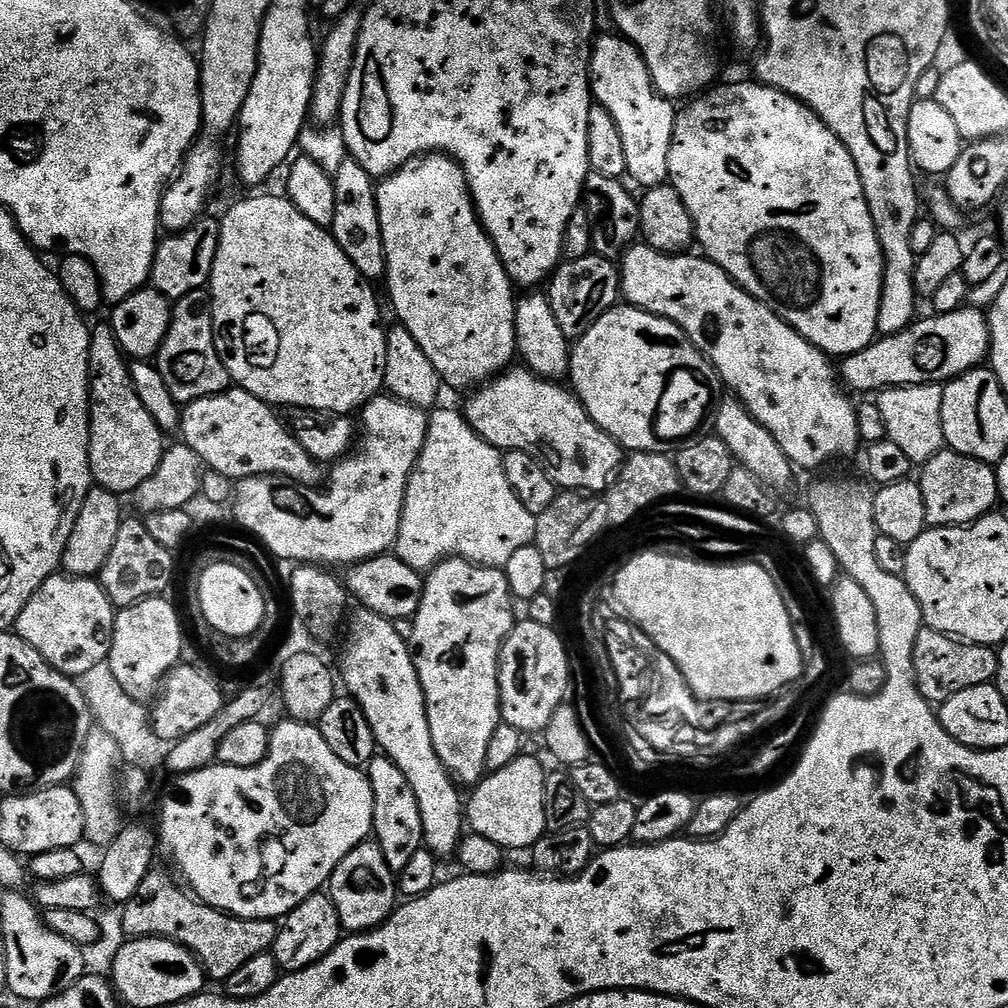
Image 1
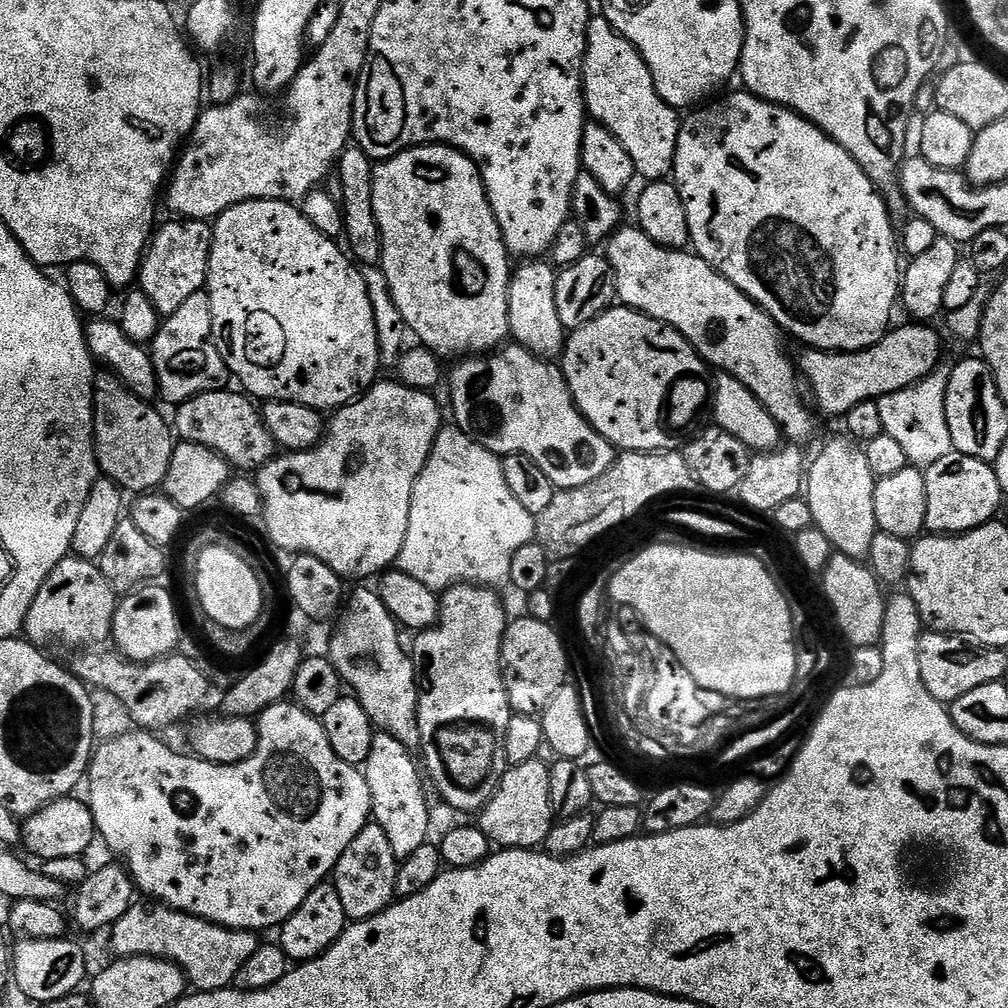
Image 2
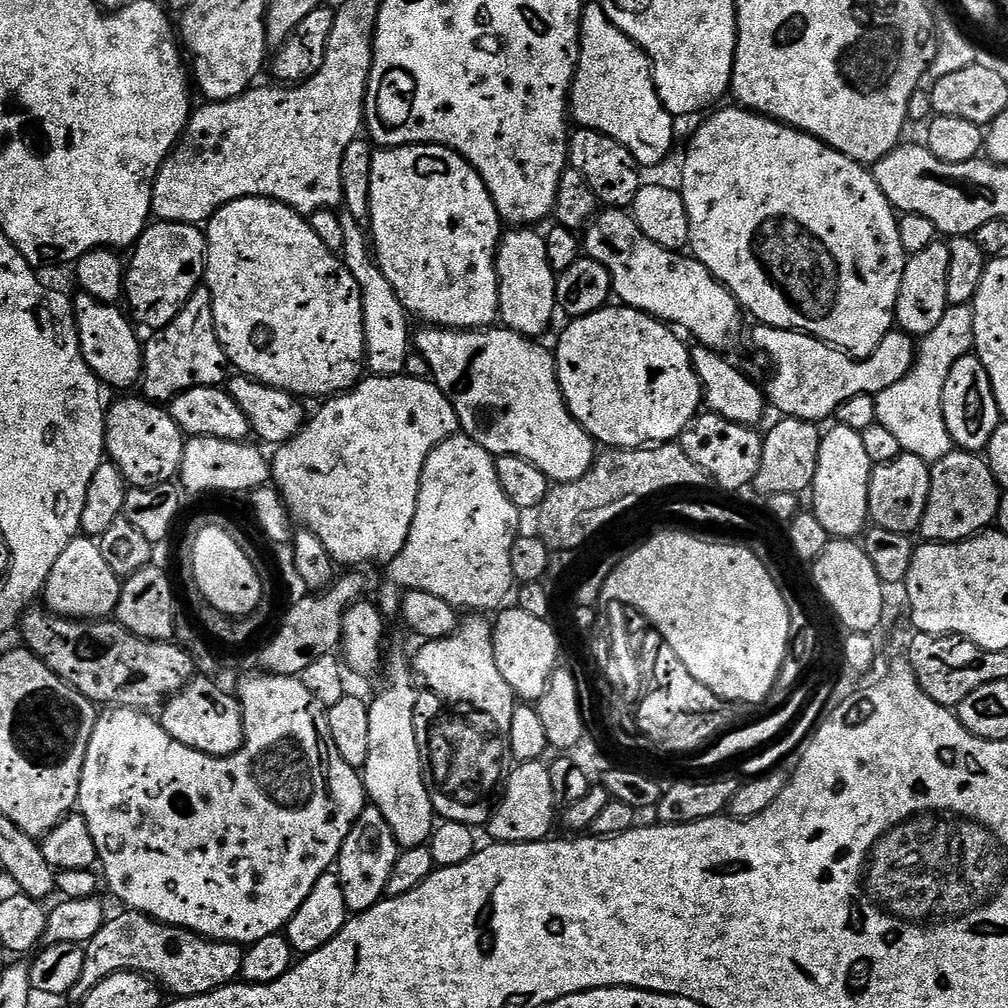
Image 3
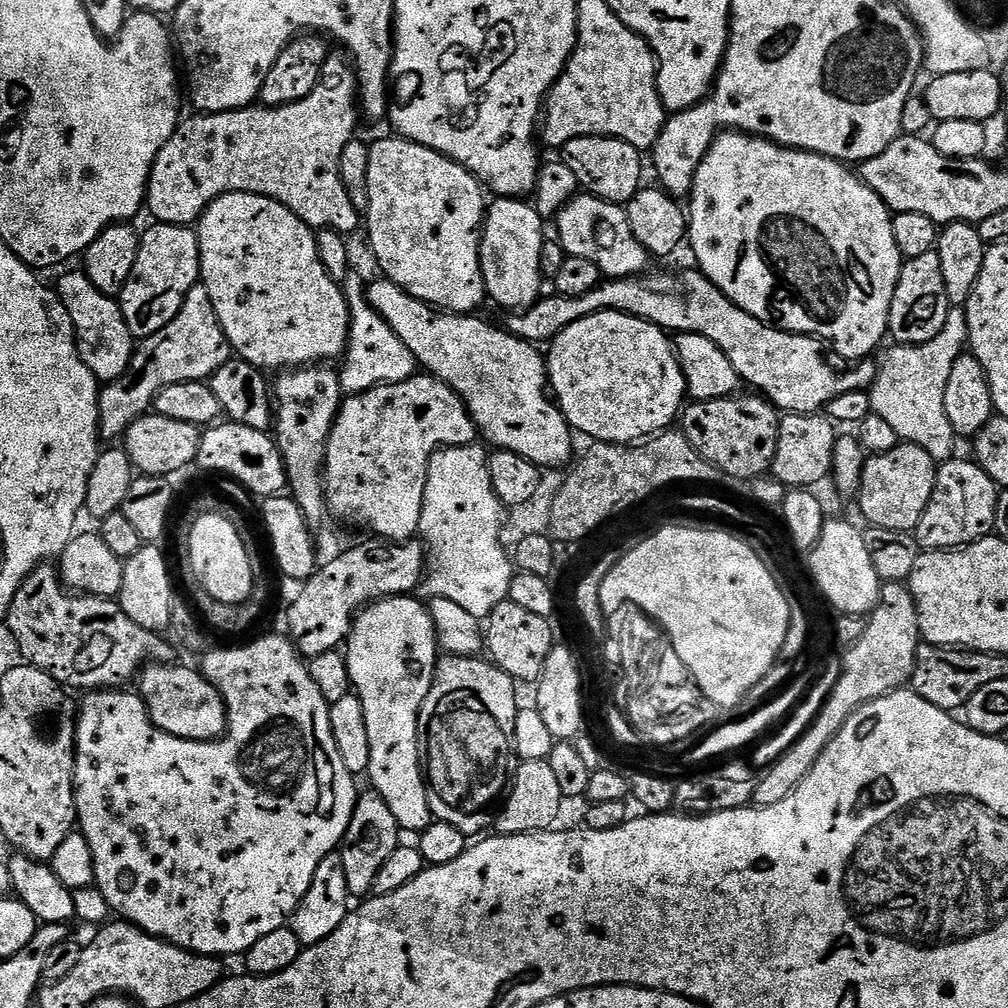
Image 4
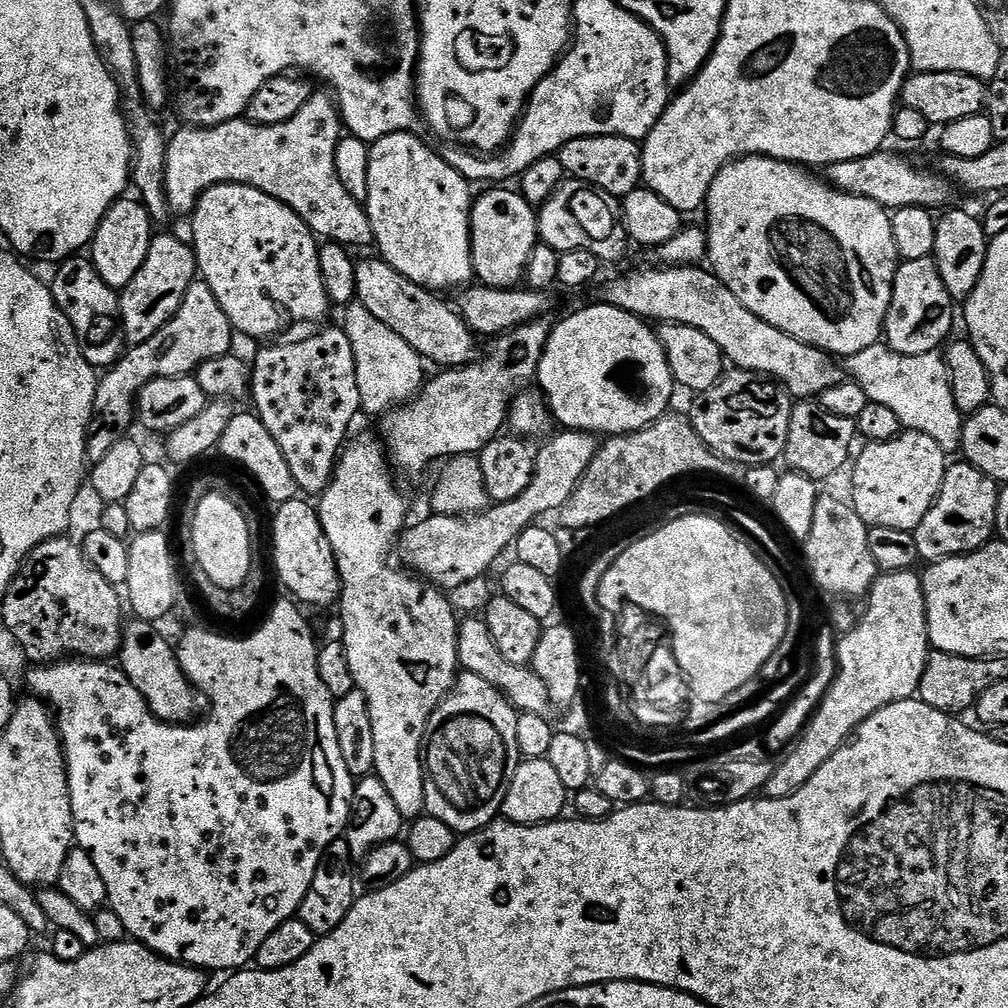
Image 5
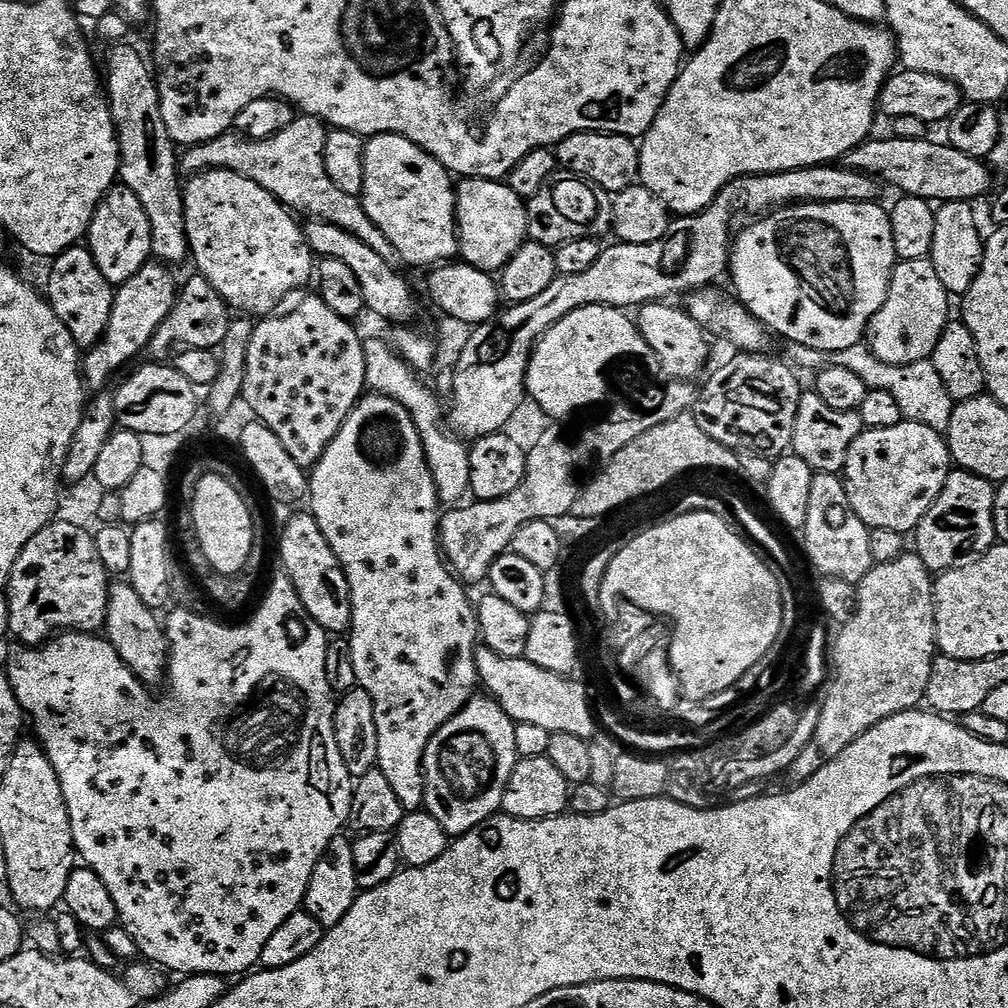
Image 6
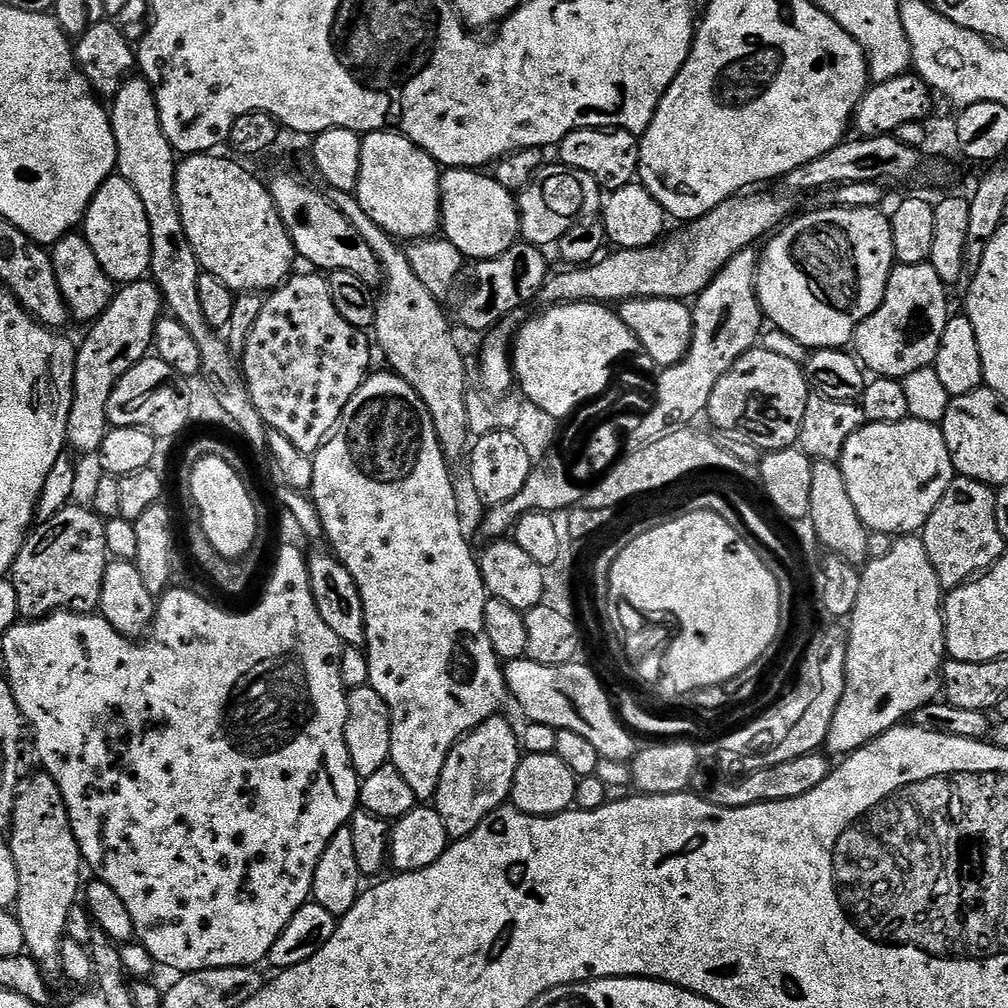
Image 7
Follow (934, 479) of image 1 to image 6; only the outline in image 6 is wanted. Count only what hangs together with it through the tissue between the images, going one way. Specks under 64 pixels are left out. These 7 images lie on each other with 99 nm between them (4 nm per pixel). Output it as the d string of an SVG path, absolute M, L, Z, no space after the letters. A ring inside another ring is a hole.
M954 470L942 486L942 494L926 510L922 522L917 526L915 555L922 558L929 572L939 574L952 568L970 566L981 560L997 543L994 506L996 505L997 485L973 472Z

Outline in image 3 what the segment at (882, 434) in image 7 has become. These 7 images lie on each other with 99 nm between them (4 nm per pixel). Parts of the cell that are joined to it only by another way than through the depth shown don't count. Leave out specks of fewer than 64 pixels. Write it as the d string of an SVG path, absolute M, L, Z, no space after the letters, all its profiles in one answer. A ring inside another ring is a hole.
M901 454L894 462L875 465L870 478L868 518L875 527L894 530L894 534L912 534L919 529L930 498L932 470L922 458Z

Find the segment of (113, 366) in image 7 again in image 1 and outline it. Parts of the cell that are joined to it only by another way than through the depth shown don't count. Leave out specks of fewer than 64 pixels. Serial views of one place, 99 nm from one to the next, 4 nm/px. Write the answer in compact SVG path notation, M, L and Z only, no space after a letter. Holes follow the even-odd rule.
M201 218L182 232L165 235L157 243L150 284L169 302L181 300L191 292L201 291L212 279L212 267L220 241L220 220L208 219Z

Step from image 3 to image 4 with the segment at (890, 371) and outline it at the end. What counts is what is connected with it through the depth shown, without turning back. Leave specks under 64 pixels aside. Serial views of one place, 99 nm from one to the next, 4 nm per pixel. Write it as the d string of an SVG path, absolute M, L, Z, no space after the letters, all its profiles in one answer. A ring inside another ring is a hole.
M691 271L672 272L653 284L647 284L644 278L608 278L590 290L590 294L582 294L578 298L545 295L532 308L509 315L506 328L529 344L544 346L562 334L566 326L574 326L574 322L582 318L590 318L599 312L621 312L656 324L669 334L702 334L702 338L710 338L710 342L714 342L718 350L730 358L730 366L738 370L741 381L752 387L749 389L755 390L784 414L816 414L827 409L838 394L871 389L878 367L875 359L865 358L845 364L837 362L824 353L825 345L816 337L784 332L781 328L762 323L726 298L703 272Z

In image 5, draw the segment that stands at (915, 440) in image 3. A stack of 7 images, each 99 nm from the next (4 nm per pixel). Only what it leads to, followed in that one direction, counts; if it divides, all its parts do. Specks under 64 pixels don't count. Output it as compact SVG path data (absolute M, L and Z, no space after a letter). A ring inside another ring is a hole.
M881 342L874 346L866 346L866 350L858 350L858 354L847 357L842 367L855 384L862 386L862 390L866 390L866 398L869 402L878 406L887 406L897 416L901 429L927 434L929 438L934 438L934 442L938 442L938 446L942 446L945 454L960 452L965 417L954 402L950 374L939 351L930 354L898 354L888 347L887 343Z

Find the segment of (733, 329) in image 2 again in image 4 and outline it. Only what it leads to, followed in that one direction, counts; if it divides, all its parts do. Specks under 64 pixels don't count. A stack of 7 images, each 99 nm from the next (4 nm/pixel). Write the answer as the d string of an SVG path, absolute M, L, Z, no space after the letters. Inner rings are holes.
M578 194L560 211L554 227L560 231L558 239L565 253L594 262L601 277L627 280L639 277L648 268L649 254L642 246L642 242L634 238L634 230L630 230L627 211L619 204L600 200L597 196Z

